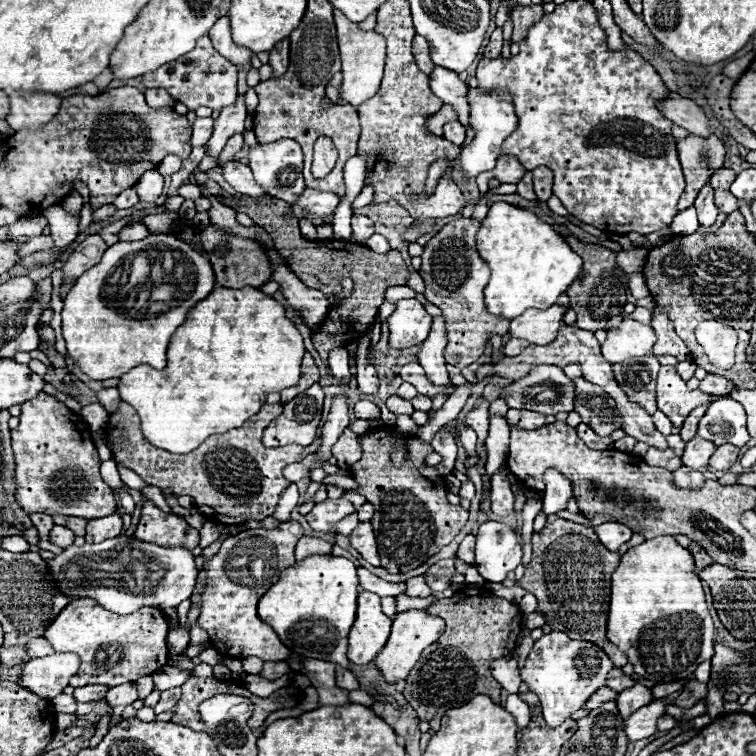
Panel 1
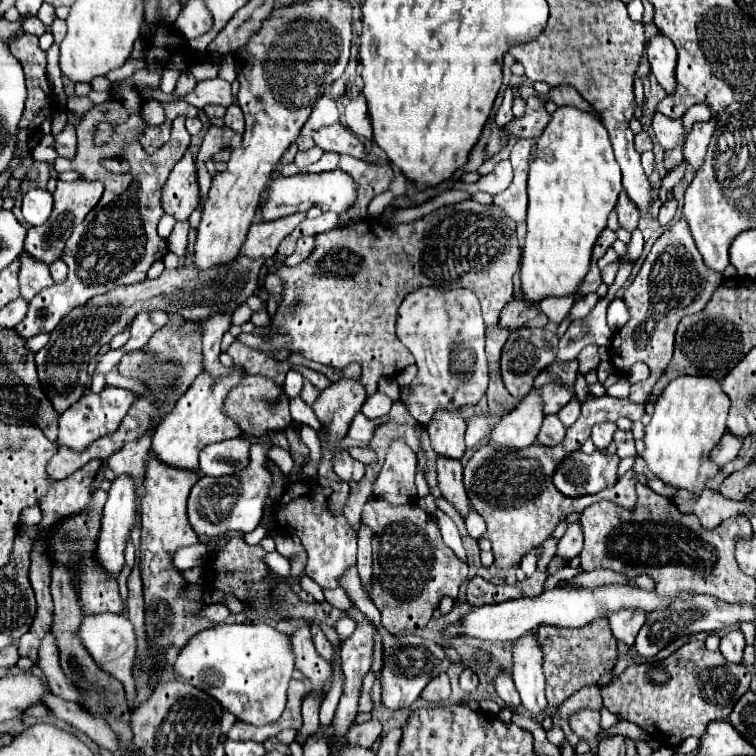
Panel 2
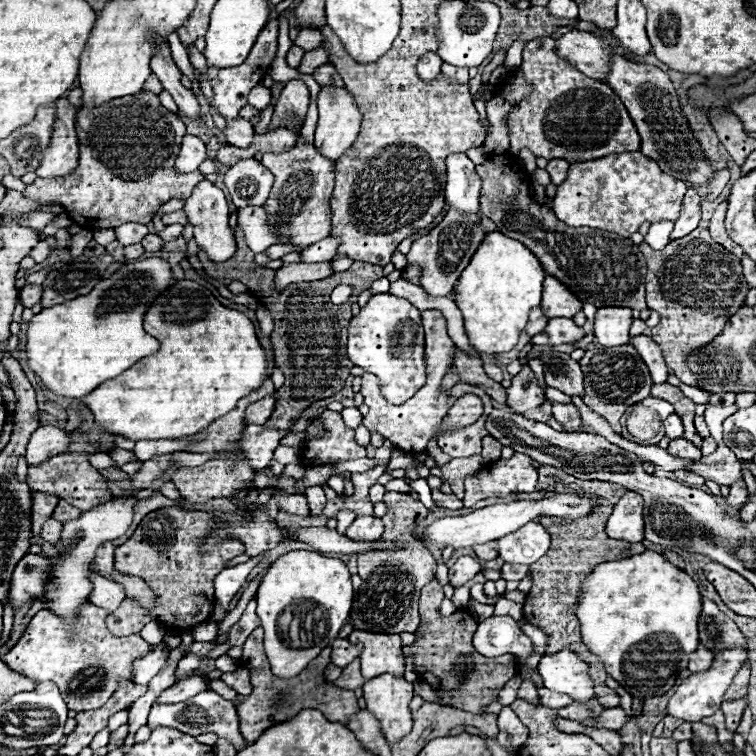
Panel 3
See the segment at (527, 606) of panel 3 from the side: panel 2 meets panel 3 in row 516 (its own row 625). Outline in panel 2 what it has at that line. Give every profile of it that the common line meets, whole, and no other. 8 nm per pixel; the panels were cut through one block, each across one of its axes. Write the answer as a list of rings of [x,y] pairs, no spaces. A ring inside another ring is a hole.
[[[606,616],[584,624],[584,628],[552,628],[540,626],[538,638],[544,648],[544,674],[546,674],[546,698],[550,706],[560,706],[566,698],[584,686],[596,684],[600,676],[614,668],[618,662],[616,638],[610,632]]]

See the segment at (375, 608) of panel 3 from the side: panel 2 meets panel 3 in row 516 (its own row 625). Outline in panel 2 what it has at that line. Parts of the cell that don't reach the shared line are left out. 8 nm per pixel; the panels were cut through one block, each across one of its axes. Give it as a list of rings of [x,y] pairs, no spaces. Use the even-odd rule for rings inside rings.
[[[370,500],[364,506],[362,518],[374,532],[372,550],[376,564],[370,596],[382,614],[384,628],[392,634],[422,630],[442,596],[458,596],[458,588],[468,576],[468,564],[442,542],[434,516],[414,502],[394,508],[382,500]]]

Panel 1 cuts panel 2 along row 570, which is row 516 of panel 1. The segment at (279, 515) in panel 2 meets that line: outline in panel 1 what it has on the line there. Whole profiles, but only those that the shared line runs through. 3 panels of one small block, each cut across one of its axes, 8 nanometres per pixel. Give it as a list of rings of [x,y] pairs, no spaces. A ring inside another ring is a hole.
[[[328,498],[326,502],[316,504],[312,508],[312,512],[306,514],[306,520],[318,532],[332,532],[332,534],[336,534],[332,526],[340,518],[344,518],[344,516],[348,516],[352,512],[354,512],[354,506],[346,498],[338,498],[338,500],[330,500]]]

